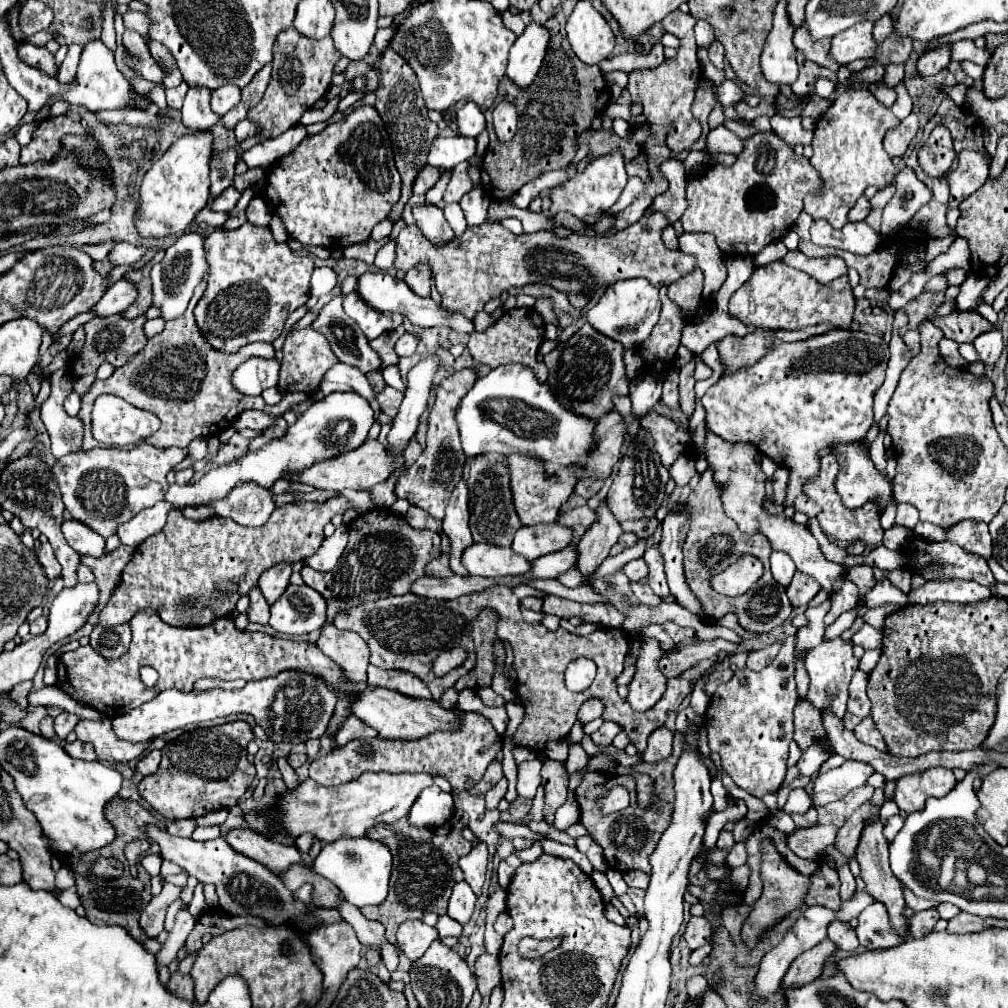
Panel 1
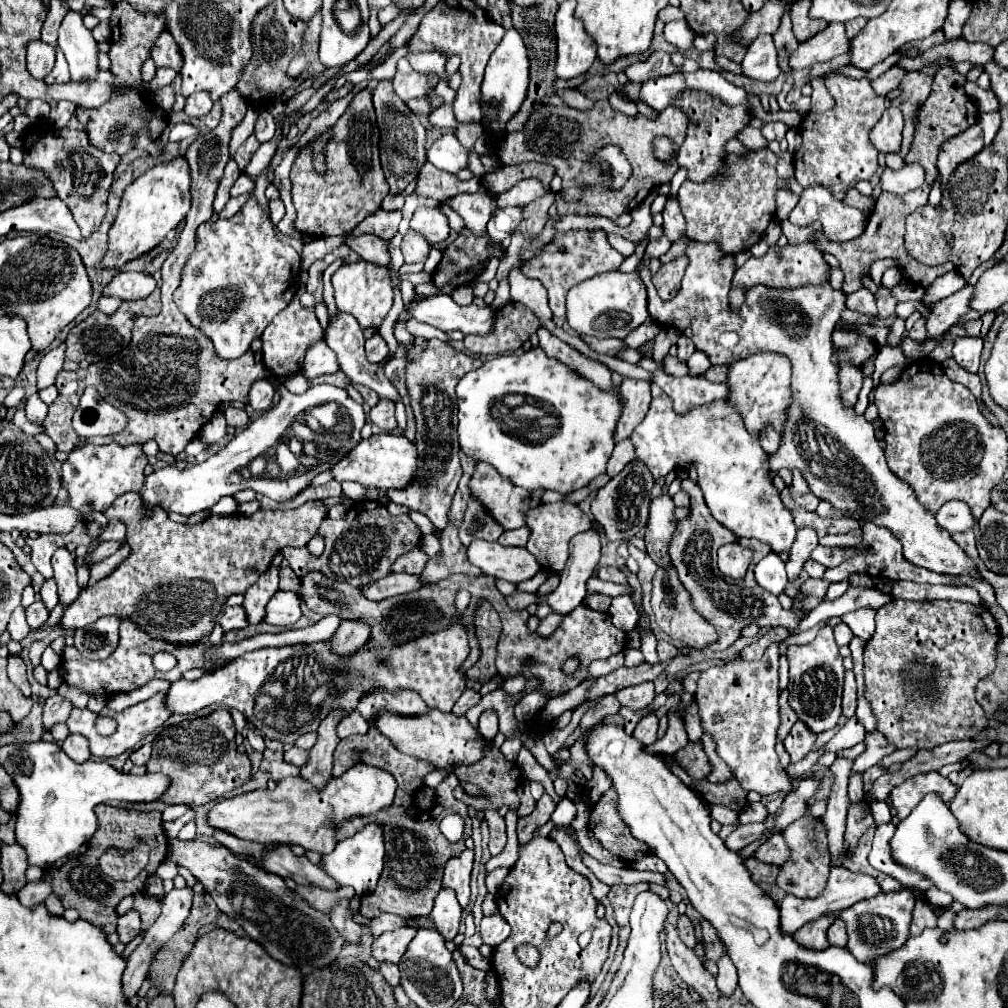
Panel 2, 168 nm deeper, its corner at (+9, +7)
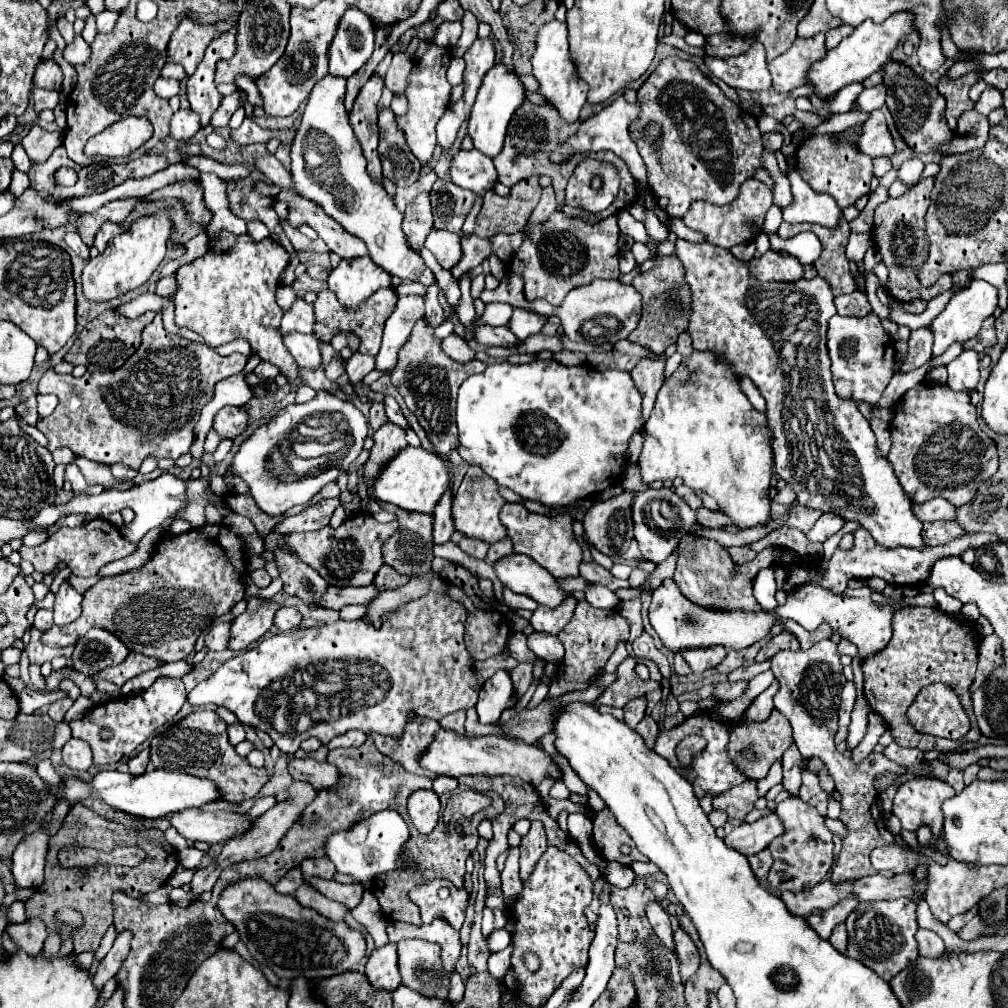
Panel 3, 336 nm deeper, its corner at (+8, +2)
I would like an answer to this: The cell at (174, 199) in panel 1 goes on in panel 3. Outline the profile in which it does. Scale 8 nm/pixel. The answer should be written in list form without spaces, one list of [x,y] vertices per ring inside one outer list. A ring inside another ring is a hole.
[[[168,214],[138,218],[126,234],[116,236],[102,254],[90,258],[82,270],[82,294],[90,302],[106,302],[140,288],[158,268],[166,254],[166,240],[170,236]]]

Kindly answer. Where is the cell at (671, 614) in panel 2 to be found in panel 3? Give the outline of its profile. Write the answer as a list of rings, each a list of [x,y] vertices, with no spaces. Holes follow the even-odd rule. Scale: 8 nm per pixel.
[[[712,648],[712,650],[690,650],[690,652],[682,652],[684,660],[688,662],[690,670],[694,674],[702,674],[704,670],[710,670],[710,668],[716,668],[724,656],[726,656],[726,650],[724,648]]]

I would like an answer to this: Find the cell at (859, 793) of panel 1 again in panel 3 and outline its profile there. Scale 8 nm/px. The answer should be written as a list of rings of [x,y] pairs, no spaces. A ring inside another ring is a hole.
[[[806,768],[806,770],[802,772],[800,798],[802,798],[804,802],[810,802],[810,800],[812,800],[816,794],[820,794],[820,792],[822,792],[822,788],[820,788],[820,778],[818,778],[818,774]]]

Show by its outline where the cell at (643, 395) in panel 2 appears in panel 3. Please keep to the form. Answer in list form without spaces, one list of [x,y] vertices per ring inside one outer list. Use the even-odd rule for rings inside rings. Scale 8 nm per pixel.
[[[660,354],[656,358],[642,358],[632,370],[630,376],[636,382],[638,392],[642,394],[642,414],[644,420],[648,418],[648,414],[654,408],[654,400],[656,400],[656,392],[660,390],[660,386],[664,384],[666,376],[664,376],[664,364],[666,364],[666,354]]]

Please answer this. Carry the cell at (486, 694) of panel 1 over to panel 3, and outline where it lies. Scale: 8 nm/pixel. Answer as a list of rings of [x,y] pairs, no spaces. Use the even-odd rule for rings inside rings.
[[[454,712],[454,714],[444,716],[442,720],[438,720],[438,724],[444,730],[452,730],[456,734],[464,734],[464,720],[466,720],[466,712]]]

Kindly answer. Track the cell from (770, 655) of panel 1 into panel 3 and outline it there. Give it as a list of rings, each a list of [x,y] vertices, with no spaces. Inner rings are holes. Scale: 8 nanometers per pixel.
[[[782,632],[782,634],[778,634],[778,636],[774,636],[760,652],[758,652],[758,656],[756,656],[756,662],[764,662],[764,660],[770,660],[776,652],[780,652],[780,650],[800,650],[800,642],[798,642],[798,638],[794,636],[794,634],[790,634],[790,632]]]

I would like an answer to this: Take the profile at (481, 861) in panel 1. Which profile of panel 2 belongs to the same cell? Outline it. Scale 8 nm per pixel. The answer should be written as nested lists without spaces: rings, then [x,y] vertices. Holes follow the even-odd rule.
[[[465,849],[461,855],[451,857],[445,865],[445,875],[443,875],[443,885],[455,889],[457,899],[461,907],[465,909],[469,903],[469,879],[471,879],[471,869],[473,869],[473,851]]]

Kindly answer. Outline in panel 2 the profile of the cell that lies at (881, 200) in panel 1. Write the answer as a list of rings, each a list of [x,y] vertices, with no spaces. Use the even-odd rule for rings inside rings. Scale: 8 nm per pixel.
[[[905,165],[901,171],[885,169],[881,173],[881,189],[891,193],[907,193],[911,189],[921,187],[925,181],[925,171],[921,171],[919,165]]]

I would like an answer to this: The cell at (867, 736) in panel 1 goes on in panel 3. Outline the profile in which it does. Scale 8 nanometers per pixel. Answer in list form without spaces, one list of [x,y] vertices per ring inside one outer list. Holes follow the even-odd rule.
[[[896,742],[890,744],[890,746],[886,746],[884,754],[886,754],[890,760],[898,762],[898,764],[906,764],[908,768],[910,768],[910,766],[916,766],[916,764],[920,764],[920,762],[924,760],[924,752],[922,752],[922,750],[902,748],[902,746],[898,746]]]

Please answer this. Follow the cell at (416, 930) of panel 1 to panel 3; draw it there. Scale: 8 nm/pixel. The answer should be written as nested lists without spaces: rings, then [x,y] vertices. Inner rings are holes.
[[[386,944],[384,948],[376,948],[366,962],[364,974],[374,988],[394,992],[400,986],[396,944]]]

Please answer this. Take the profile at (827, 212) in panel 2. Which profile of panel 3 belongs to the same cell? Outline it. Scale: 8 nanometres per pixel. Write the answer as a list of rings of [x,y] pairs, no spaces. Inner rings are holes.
[[[796,170],[788,174],[792,188],[792,204],[784,208],[784,220],[790,224],[810,222],[810,224],[826,224],[834,226],[840,220],[842,210],[834,204],[832,196],[818,194],[800,178]]]

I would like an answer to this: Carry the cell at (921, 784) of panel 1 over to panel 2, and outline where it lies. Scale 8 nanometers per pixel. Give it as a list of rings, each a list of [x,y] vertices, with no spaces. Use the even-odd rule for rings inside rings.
[[[937,771],[909,777],[905,783],[893,787],[893,791],[889,793],[891,805],[897,809],[897,817],[905,819],[919,805],[919,801],[931,791],[937,791],[945,801],[951,801],[957,793],[957,787]]]

